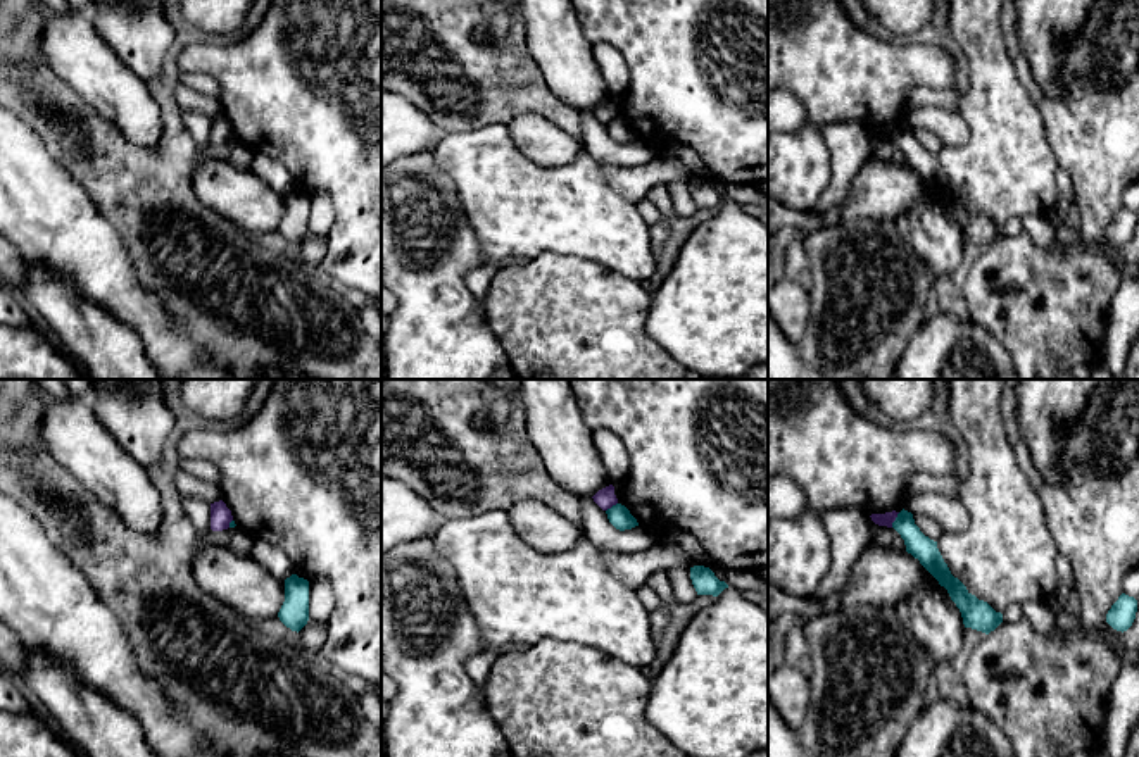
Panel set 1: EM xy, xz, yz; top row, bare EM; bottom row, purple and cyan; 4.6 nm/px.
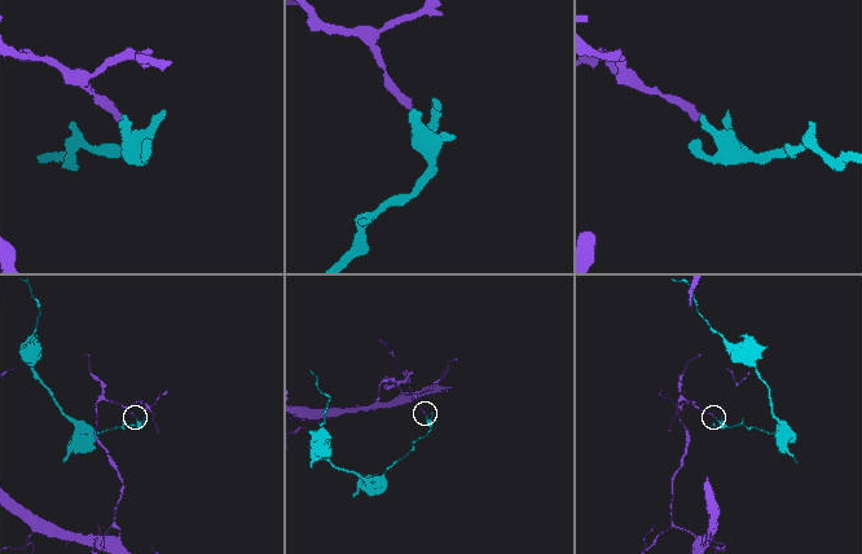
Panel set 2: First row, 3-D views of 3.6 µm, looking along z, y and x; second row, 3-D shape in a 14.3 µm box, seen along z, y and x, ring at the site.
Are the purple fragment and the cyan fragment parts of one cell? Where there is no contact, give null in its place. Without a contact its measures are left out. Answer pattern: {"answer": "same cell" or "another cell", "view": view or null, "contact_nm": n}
{"answer": "another cell", "view": "yz", "contact_nm": 80}

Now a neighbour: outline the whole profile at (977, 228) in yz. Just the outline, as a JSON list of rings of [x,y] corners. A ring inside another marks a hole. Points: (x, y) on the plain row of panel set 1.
[[[903,122],[892,136],[892,141],[904,153],[906,166],[918,172],[939,198],[947,203],[951,214],[961,226],[965,241],[989,248],[1003,236],[1001,226],[996,226],[987,216],[972,209],[966,200],[951,188],[937,162],[937,155],[920,145],[911,126]]]

